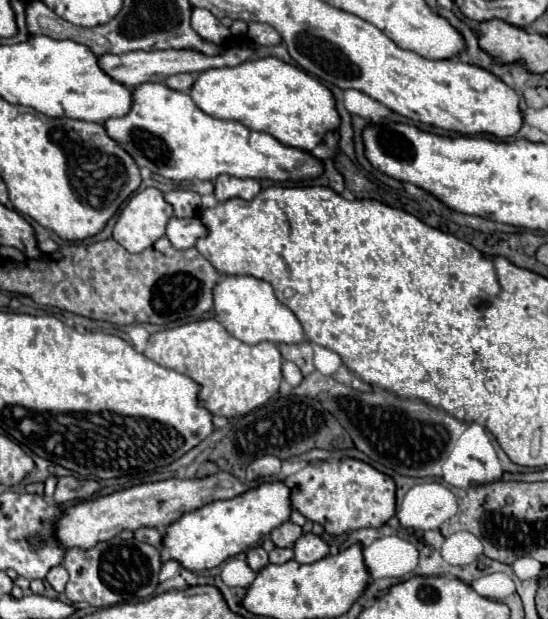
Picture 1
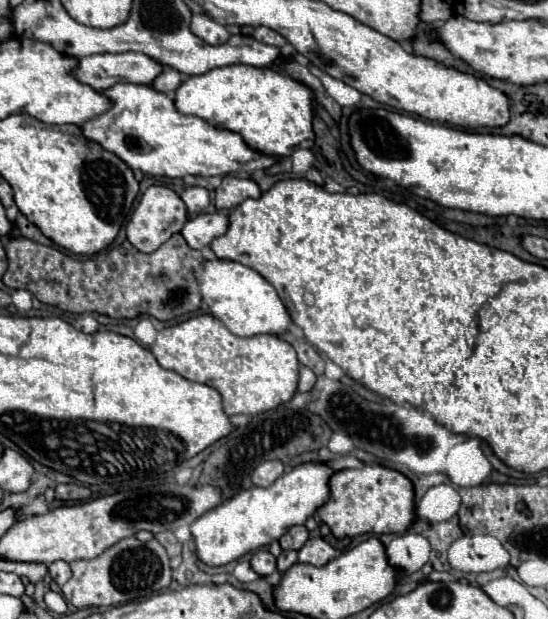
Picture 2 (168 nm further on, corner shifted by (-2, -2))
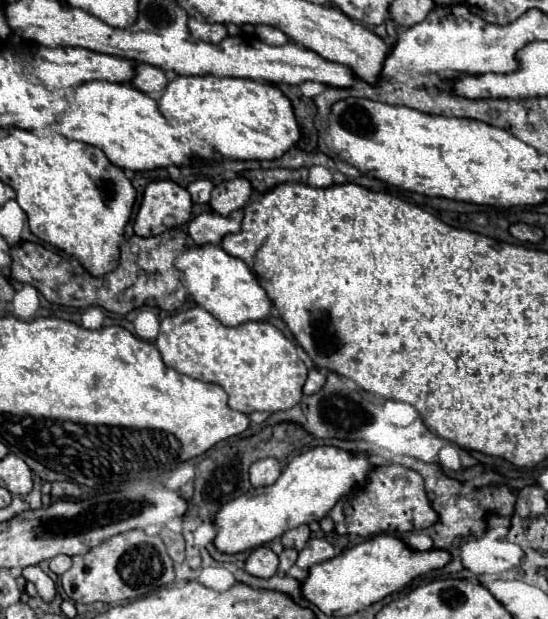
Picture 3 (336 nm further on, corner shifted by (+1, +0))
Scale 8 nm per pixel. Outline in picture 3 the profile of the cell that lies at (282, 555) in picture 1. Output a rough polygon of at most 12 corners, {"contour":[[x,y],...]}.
{"contour":[[283,549],[279,555],[279,573],[297,561],[295,549]]}

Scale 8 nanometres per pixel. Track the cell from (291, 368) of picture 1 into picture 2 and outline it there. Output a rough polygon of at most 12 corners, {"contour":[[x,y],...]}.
{"contour":[[302,365],[298,391],[306,393],[316,383],[314,371]]}

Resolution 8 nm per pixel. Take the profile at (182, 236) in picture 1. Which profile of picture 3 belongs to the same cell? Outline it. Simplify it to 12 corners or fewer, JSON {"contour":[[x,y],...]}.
{"contour":[[243,211],[201,213],[189,221],[195,245],[219,245],[239,231]]}

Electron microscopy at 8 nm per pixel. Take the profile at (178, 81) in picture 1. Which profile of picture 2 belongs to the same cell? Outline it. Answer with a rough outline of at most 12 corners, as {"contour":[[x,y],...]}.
{"contour":[[164,67],[152,81],[152,87],[168,97],[182,83],[176,69]]}

